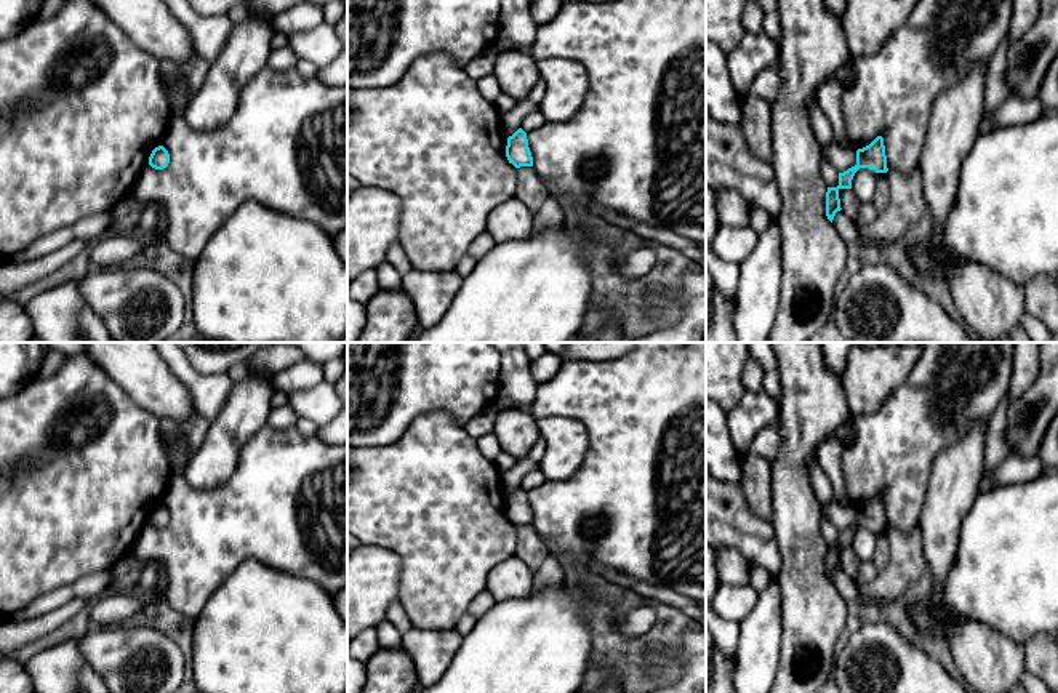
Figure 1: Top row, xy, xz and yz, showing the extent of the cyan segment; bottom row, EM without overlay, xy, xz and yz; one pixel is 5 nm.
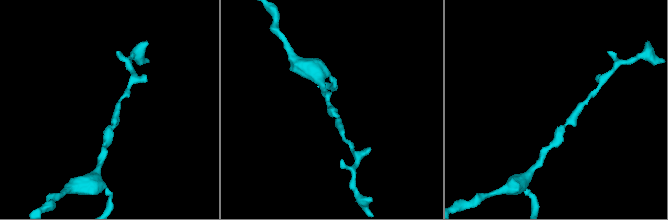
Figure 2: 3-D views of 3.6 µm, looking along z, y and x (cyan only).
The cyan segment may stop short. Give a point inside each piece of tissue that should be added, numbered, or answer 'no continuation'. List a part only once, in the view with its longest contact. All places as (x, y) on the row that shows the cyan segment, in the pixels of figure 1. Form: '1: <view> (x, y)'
no continuation

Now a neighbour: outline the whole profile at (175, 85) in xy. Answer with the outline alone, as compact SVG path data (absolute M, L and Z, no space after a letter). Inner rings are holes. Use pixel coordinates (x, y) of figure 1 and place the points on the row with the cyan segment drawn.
M165 67L162 74L162 85L166 91L173 117L182 115L190 102L190 93L186 80L178 74L178 67Z

